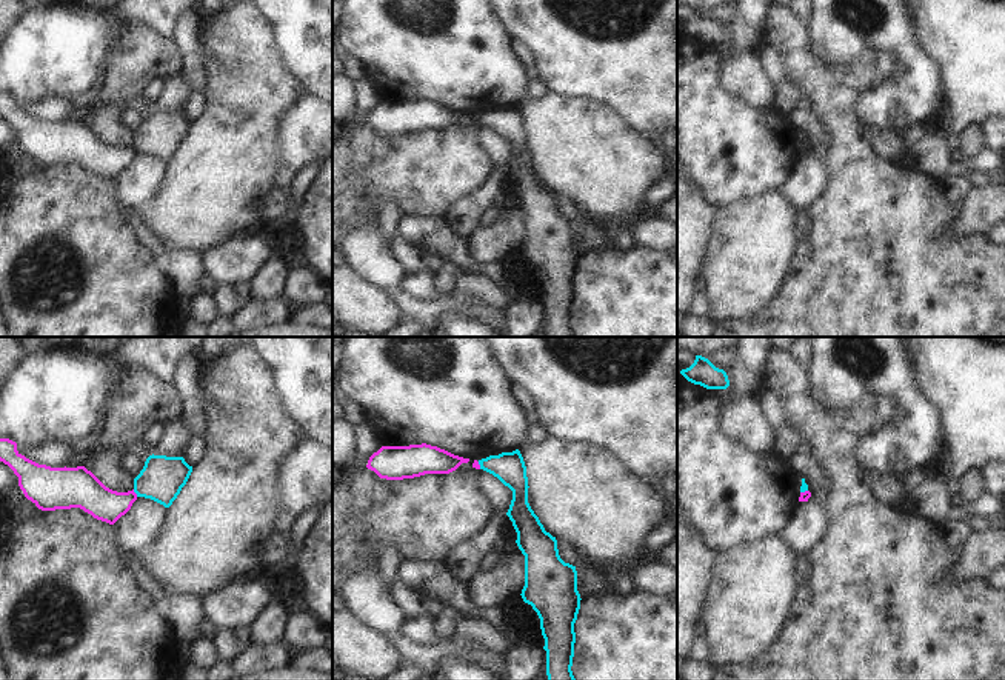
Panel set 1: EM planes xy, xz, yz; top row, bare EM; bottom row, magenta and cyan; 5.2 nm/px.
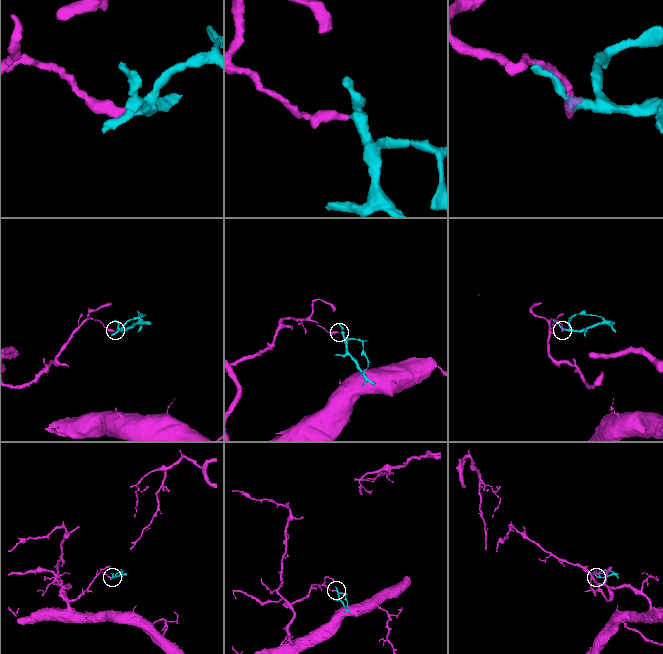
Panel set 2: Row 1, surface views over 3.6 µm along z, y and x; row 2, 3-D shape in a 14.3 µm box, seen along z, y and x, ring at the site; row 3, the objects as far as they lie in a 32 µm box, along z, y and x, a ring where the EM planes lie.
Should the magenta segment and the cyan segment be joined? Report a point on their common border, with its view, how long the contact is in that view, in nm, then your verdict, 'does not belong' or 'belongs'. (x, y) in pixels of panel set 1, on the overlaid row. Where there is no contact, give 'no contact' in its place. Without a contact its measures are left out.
xy (134, 493) | 50 nm | does not belong

